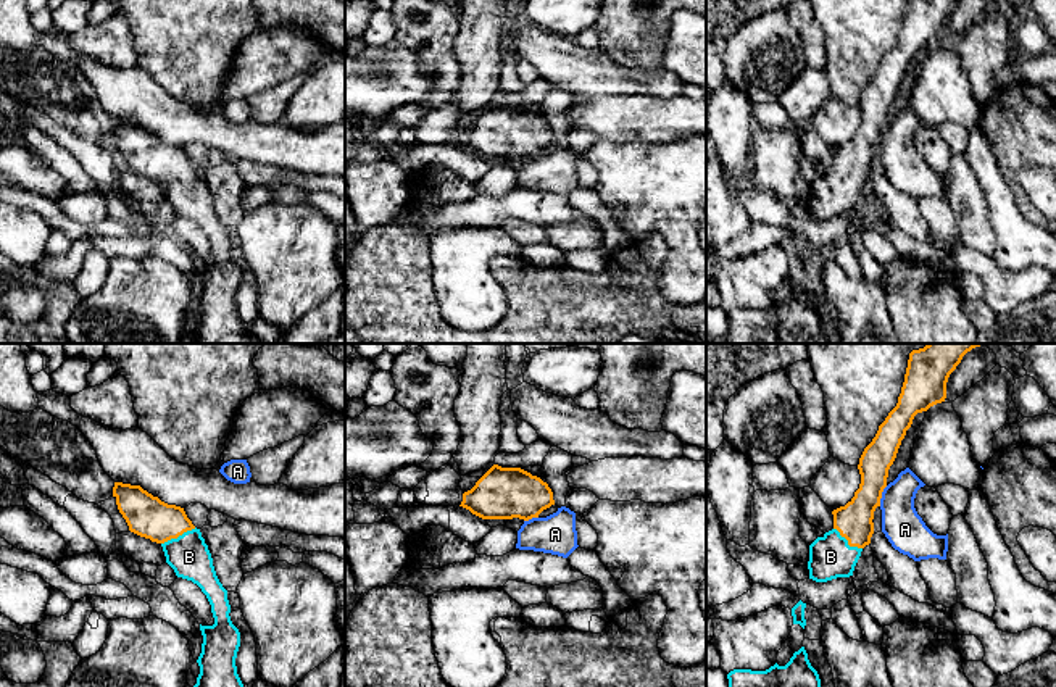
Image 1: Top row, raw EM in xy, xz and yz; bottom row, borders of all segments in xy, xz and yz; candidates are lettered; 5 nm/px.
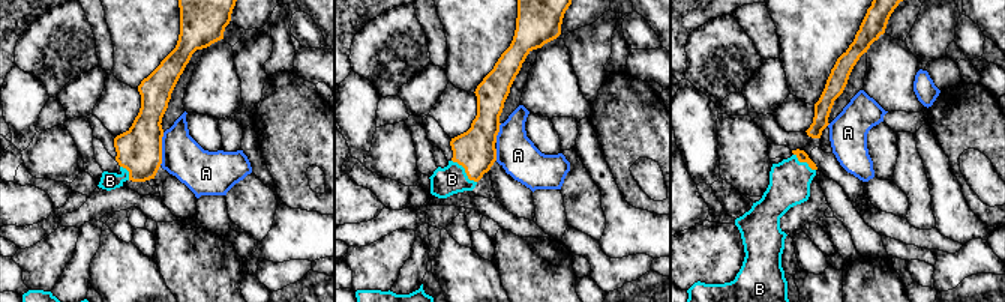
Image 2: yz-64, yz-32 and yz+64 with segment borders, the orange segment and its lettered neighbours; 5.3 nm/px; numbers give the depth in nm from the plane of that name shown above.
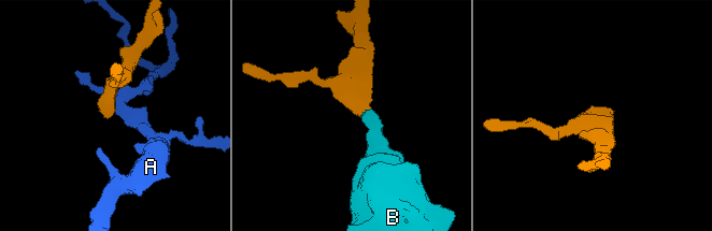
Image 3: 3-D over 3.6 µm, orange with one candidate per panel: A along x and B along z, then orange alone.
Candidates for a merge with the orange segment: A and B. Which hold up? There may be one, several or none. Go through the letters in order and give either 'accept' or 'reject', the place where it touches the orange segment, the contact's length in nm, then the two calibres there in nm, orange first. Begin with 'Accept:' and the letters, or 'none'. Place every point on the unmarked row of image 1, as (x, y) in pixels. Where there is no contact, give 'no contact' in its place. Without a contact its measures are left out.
Accept: B
A: reject; contact yz (881, 134); length 110 nm; calibres 180 and 200 nm
B: accept; contact xy (178, 174); length 190 nm; calibres 200 and 200 nm

